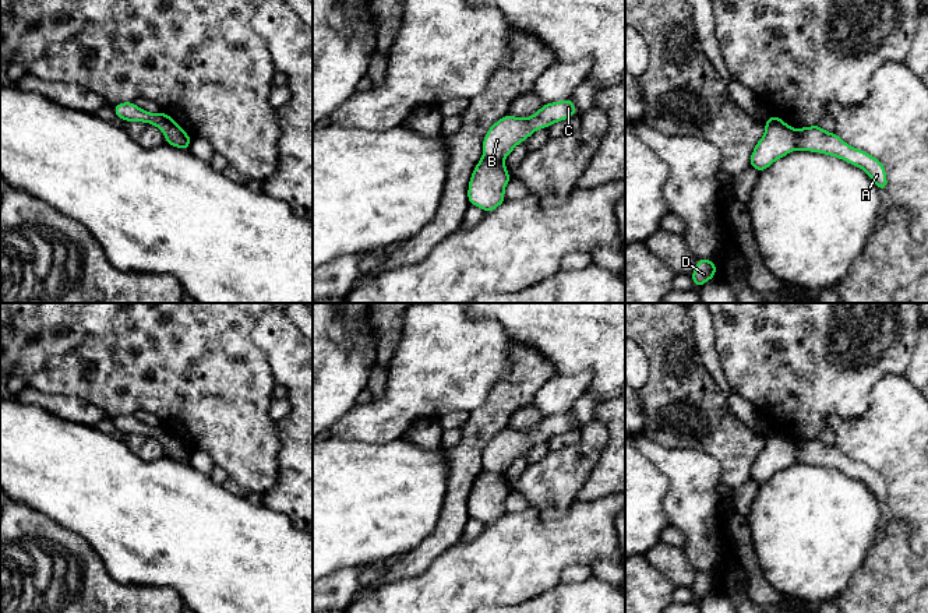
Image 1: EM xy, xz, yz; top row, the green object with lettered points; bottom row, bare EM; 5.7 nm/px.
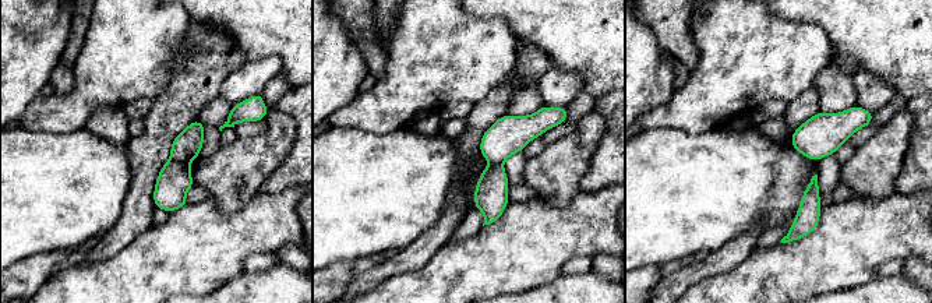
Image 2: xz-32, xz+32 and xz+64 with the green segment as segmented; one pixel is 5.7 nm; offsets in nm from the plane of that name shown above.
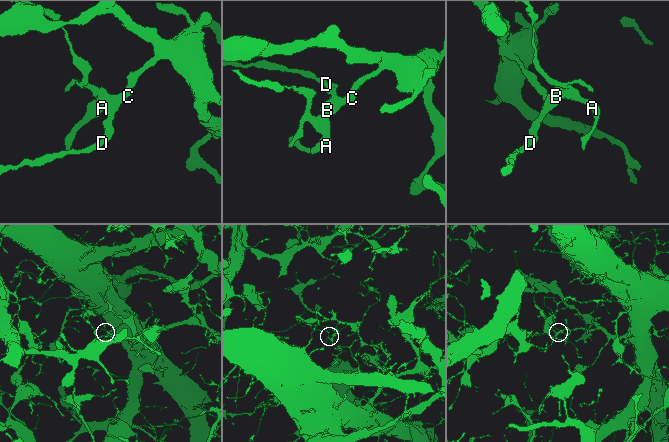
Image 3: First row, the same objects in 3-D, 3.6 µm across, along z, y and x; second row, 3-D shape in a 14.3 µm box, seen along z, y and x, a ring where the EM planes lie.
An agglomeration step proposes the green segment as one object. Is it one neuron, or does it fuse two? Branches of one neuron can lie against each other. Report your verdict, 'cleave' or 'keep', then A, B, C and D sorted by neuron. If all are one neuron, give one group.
cleave | A / B C D

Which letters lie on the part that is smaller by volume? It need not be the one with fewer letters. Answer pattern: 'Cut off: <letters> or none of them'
Cut off: A

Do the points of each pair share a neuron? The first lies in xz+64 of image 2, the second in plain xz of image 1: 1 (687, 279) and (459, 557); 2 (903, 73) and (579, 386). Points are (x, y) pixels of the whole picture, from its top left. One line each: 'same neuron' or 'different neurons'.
1: different neurons
2: different neurons

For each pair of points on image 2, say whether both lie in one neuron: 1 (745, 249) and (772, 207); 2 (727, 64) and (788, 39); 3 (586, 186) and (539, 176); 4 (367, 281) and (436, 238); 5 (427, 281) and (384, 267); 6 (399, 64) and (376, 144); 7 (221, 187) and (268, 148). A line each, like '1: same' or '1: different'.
1: different
2: same
3: different
4: same
5: different
6: different
7: same

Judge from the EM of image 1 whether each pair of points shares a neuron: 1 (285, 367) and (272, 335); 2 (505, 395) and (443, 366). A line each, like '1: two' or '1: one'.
1: one
2: two

